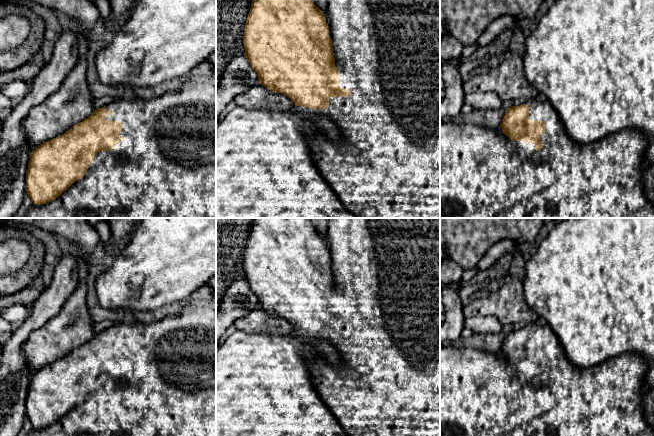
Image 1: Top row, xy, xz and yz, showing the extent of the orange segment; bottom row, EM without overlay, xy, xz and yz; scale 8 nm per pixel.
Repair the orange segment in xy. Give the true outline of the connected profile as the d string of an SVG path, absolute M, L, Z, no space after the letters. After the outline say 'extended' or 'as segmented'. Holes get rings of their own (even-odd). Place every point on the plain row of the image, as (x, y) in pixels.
M201 298L186 303L182 310L148 325L116 322L95 334L64 358L44 366L30 379L26 395L26 416L36 431L28 436L216 436L216 300Z; extended

